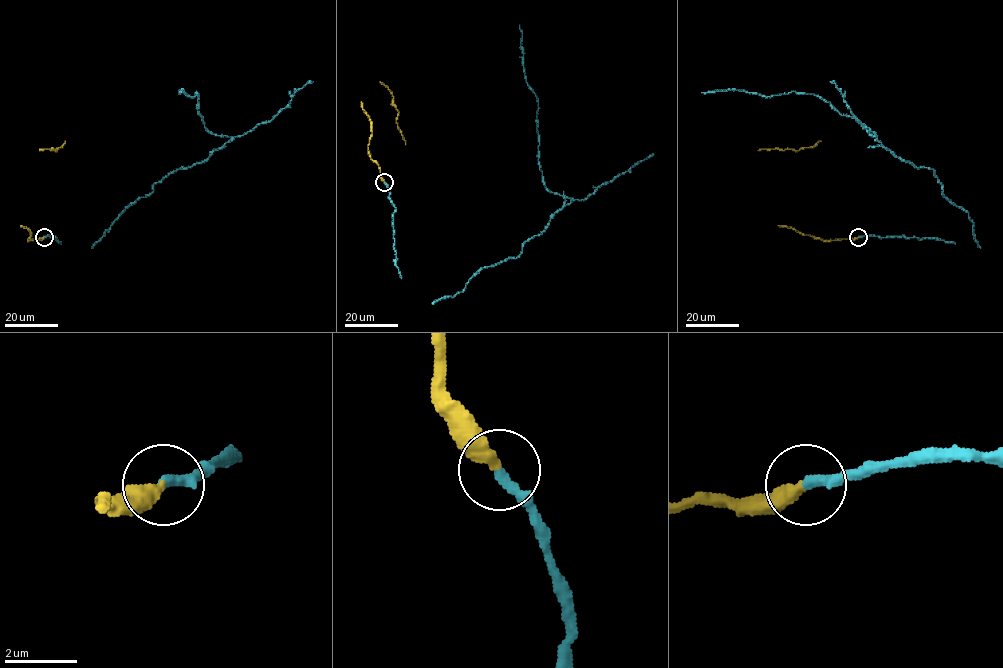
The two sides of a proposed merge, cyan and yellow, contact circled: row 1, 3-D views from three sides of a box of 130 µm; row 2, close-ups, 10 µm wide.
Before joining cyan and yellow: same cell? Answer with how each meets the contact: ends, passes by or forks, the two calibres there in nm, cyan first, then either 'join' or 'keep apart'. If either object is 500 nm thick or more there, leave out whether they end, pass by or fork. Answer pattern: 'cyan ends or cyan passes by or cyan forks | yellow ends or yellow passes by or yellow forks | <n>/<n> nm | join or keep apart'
cyan ends | yellow ends | 300/400 nm | keep apart

